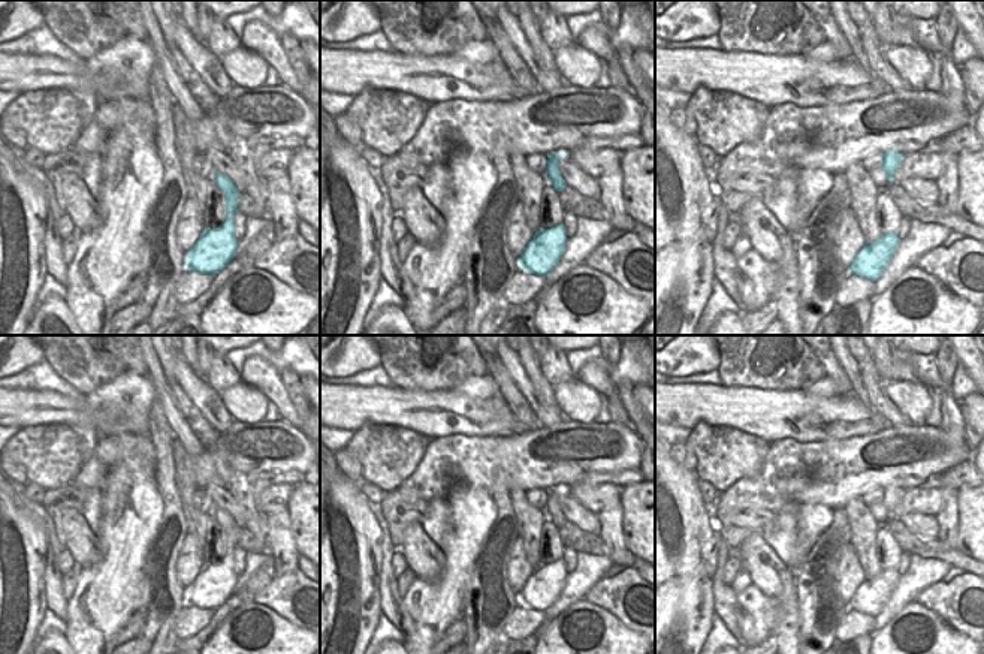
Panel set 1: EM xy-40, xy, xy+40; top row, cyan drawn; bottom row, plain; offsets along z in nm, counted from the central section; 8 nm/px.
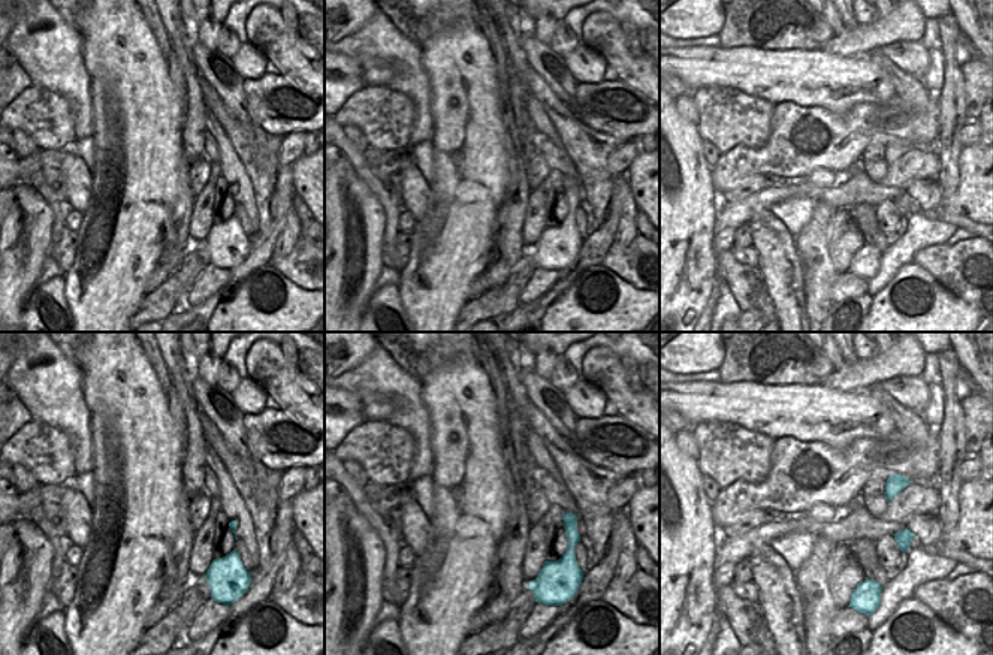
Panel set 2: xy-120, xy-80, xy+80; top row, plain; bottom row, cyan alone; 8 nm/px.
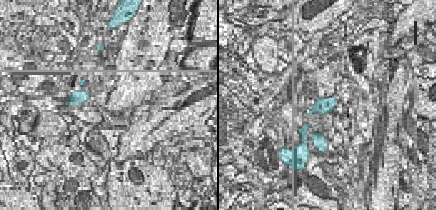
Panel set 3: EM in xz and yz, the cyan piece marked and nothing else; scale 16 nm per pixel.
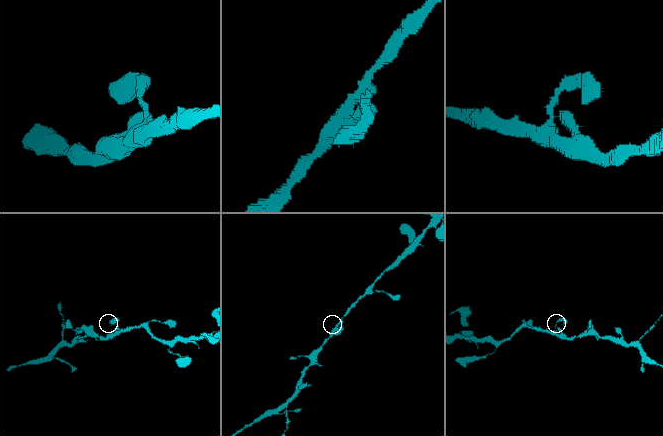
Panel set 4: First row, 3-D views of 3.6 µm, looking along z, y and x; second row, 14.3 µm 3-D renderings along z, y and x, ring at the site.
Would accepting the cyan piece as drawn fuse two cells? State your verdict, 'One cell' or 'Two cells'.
One cell

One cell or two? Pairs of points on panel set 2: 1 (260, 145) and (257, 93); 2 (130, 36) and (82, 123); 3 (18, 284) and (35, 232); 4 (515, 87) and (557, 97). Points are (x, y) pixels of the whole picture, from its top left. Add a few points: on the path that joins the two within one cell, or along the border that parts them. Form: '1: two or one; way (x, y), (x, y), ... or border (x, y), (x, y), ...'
1: two; border (246, 93), (248, 118), (281, 138)
2: two; border (87, 74), (91, 97), (91, 136)
3: one; way (21, 271), (27, 265), (32, 245)
4: two; border (522, 80), (531, 94)

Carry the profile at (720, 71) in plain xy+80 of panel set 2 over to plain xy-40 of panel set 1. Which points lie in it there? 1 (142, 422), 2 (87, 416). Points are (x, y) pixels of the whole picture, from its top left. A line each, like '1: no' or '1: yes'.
1: yes
2: yes

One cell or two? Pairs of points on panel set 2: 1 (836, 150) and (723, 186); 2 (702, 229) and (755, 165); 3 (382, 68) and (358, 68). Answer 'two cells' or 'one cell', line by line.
1: one cell
2: two cells
3: one cell

